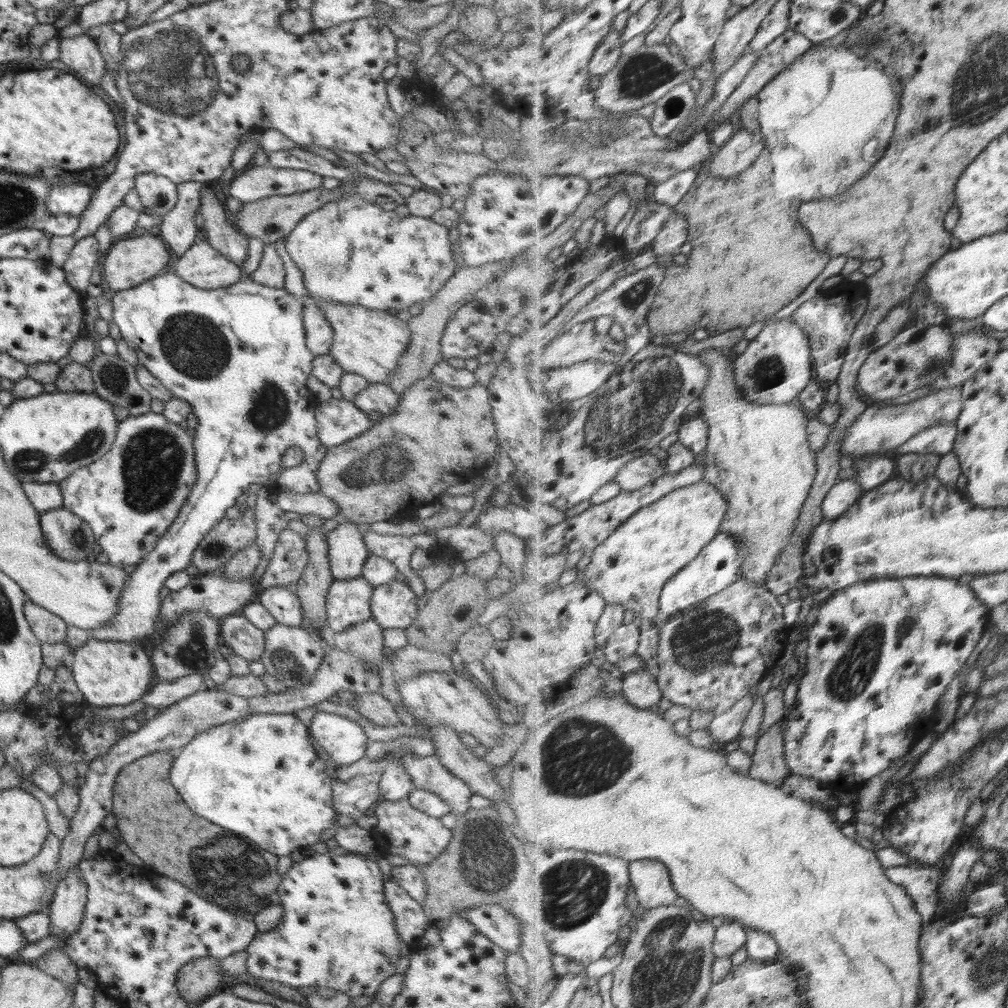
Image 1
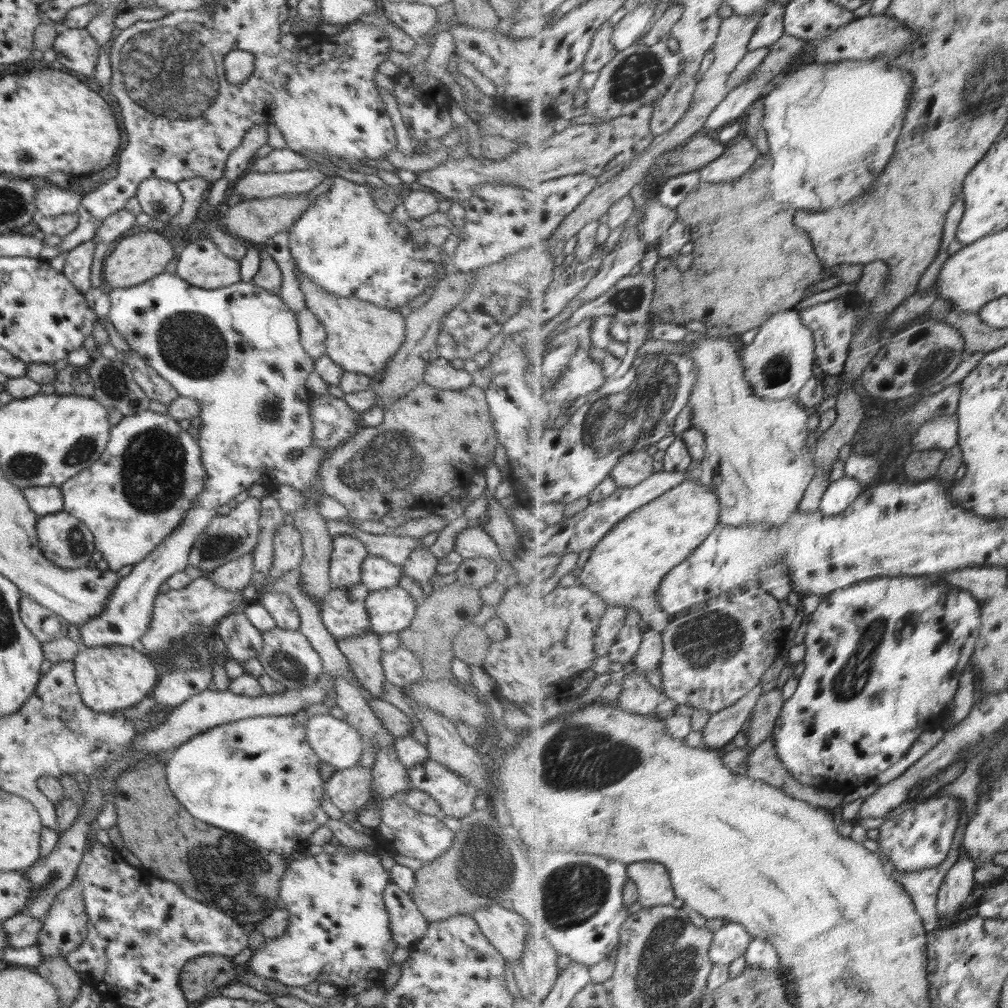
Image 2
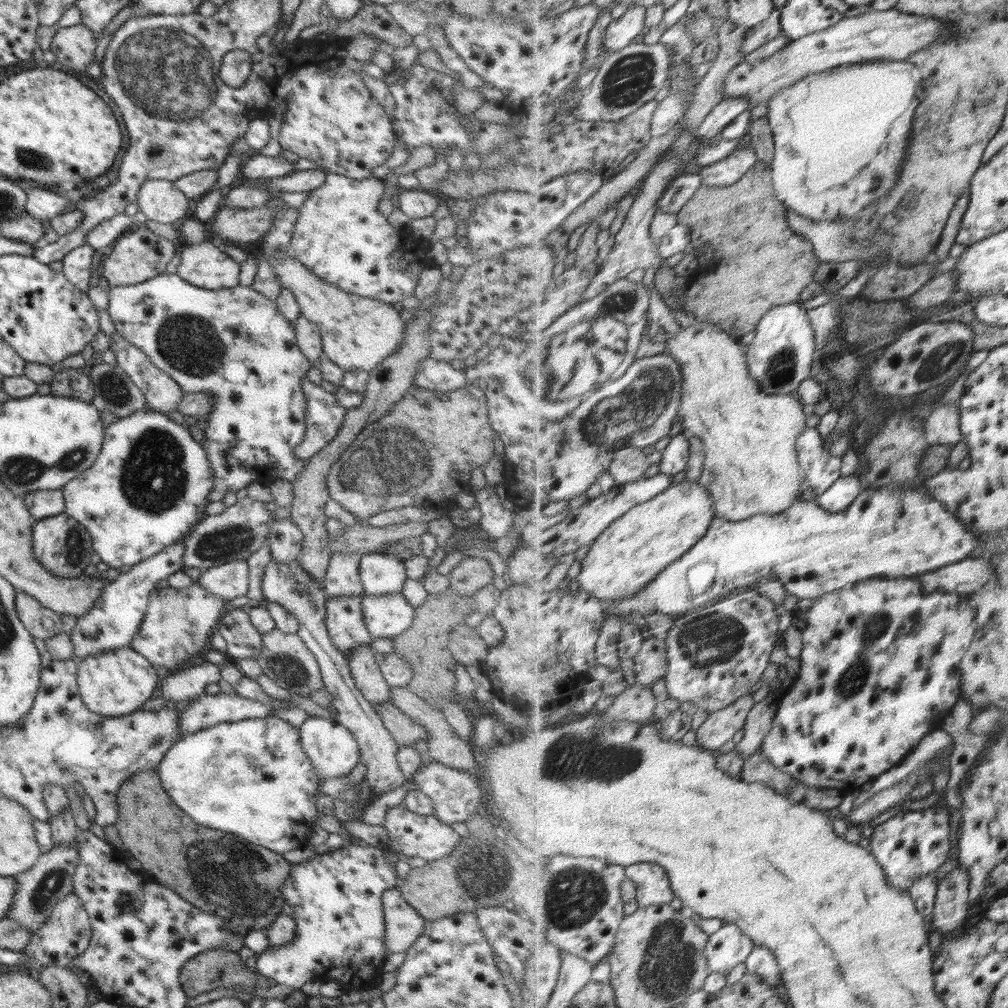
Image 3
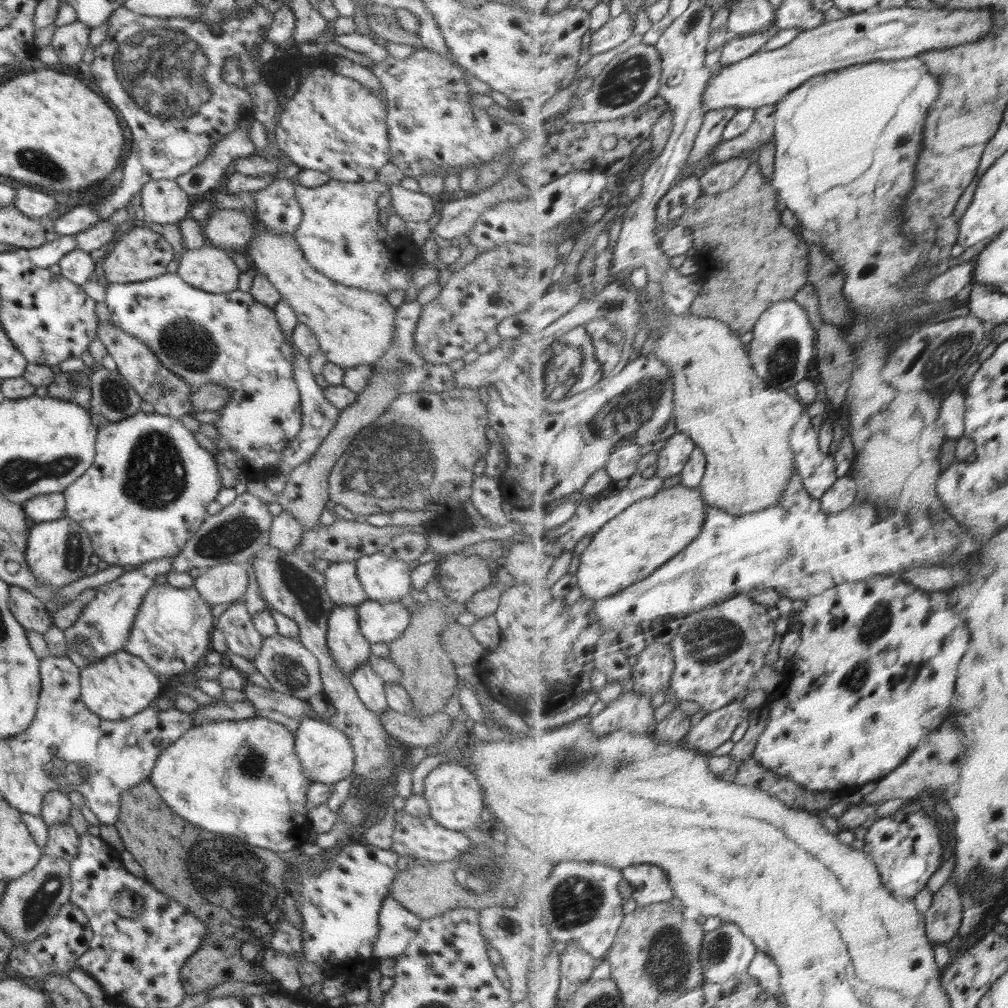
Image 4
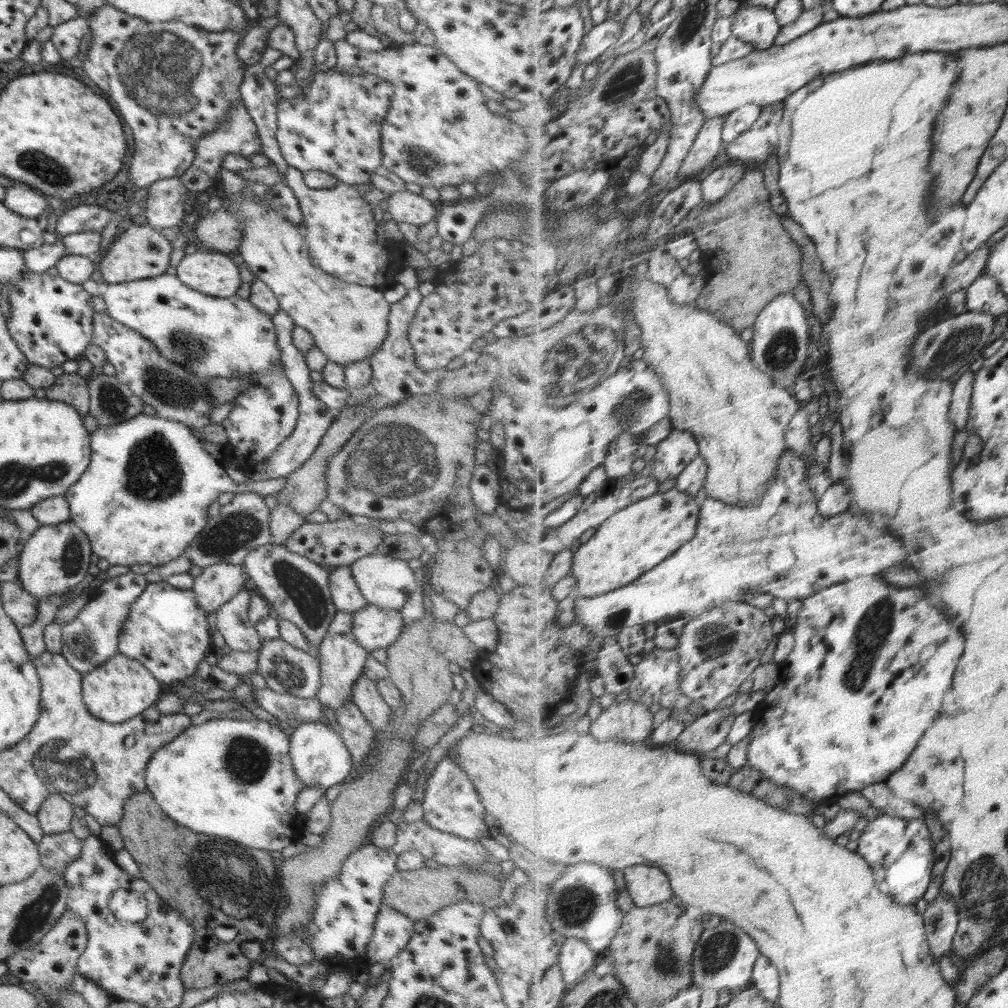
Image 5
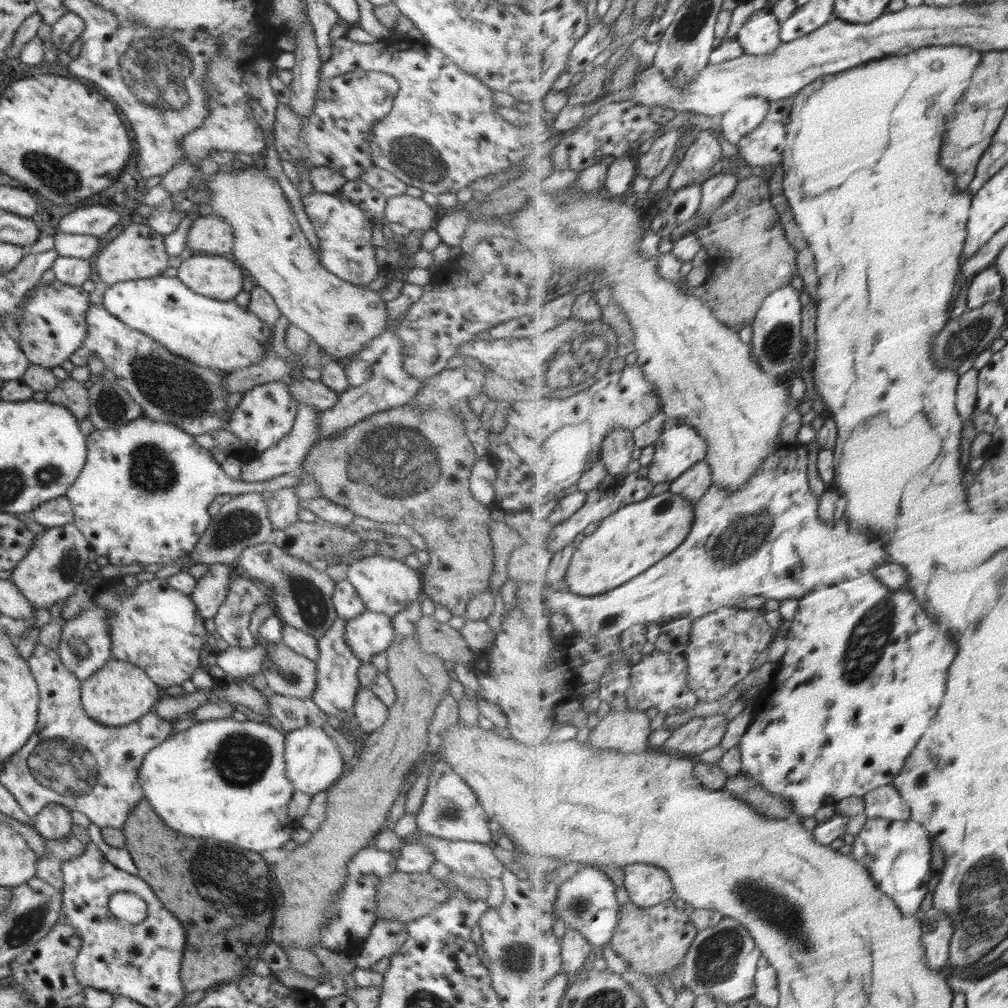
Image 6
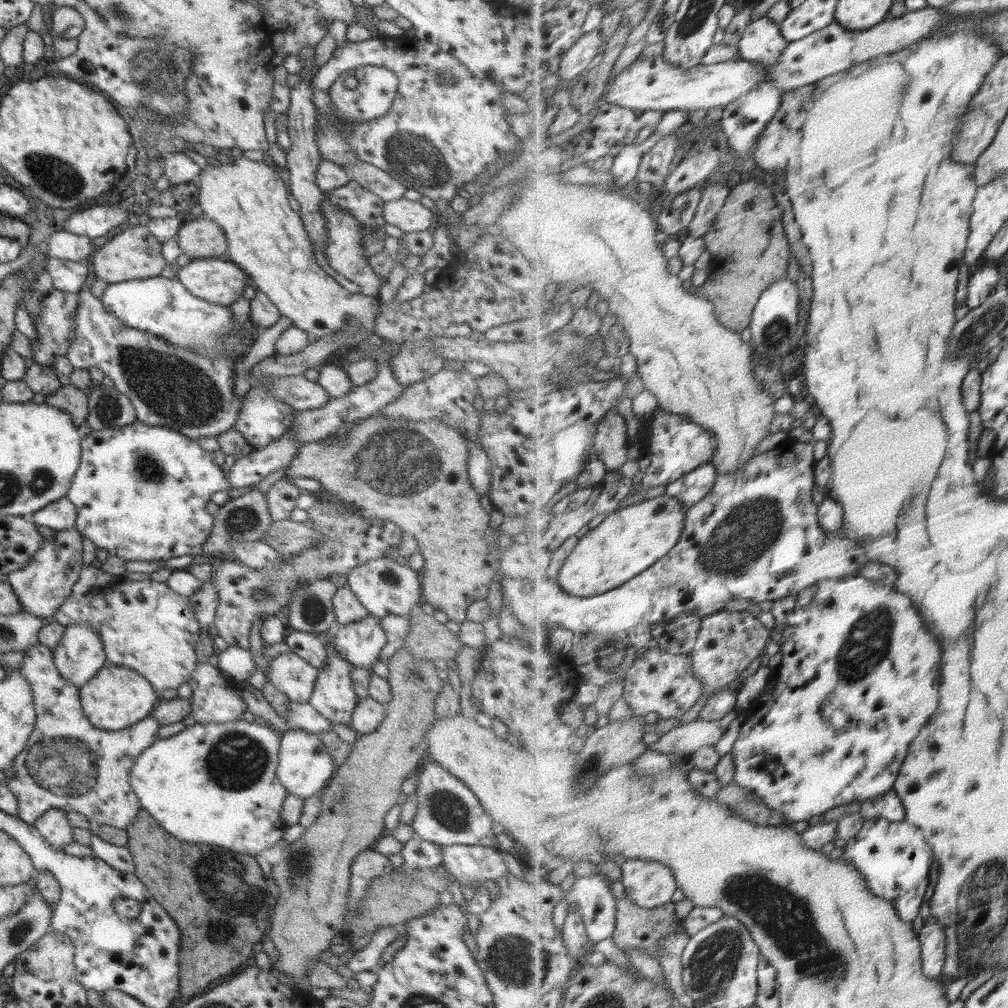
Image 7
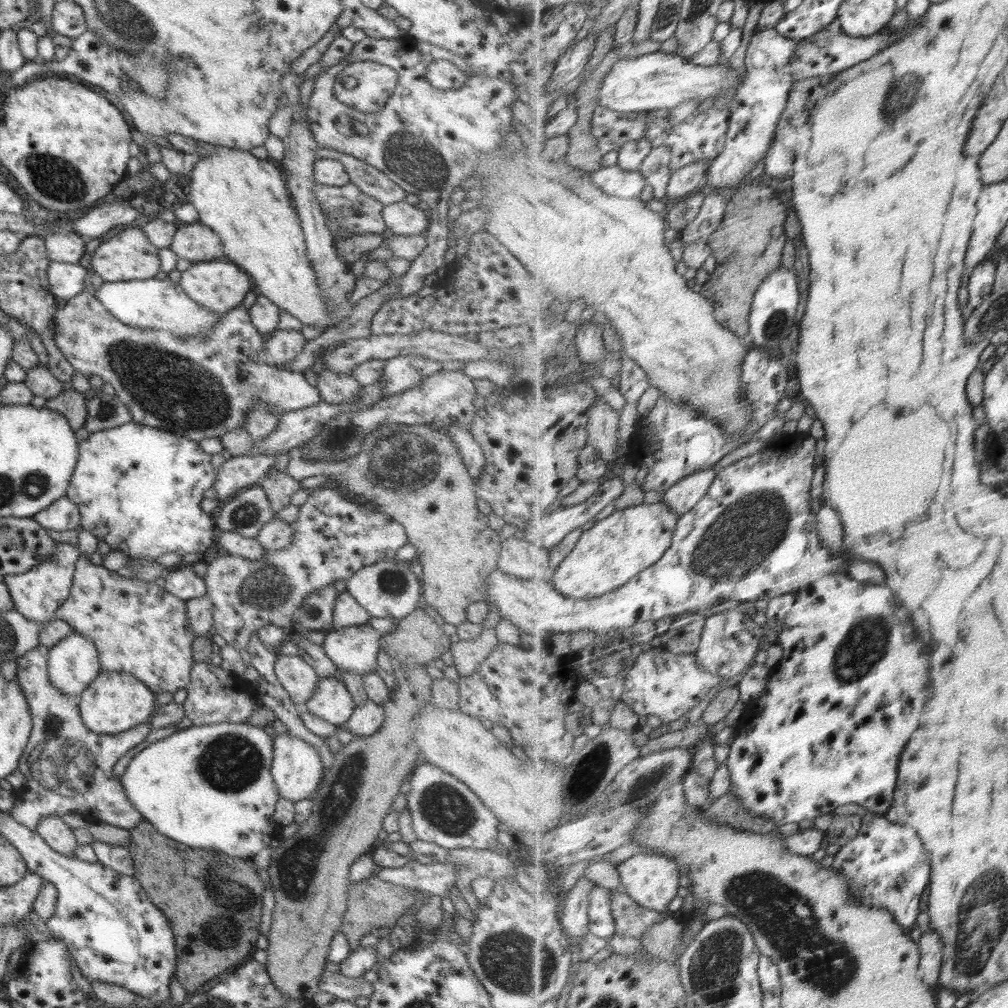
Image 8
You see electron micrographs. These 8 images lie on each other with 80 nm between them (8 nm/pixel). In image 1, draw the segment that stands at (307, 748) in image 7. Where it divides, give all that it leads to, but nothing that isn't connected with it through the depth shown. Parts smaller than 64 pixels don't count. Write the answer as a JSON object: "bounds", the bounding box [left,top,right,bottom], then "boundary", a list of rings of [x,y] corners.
{"bounds":[310,711,367,766],"boundary":[[[316,711],[311,720],[310,737],[324,756],[330,756],[340,766],[349,765],[366,757],[367,737],[358,723],[338,714]]]}

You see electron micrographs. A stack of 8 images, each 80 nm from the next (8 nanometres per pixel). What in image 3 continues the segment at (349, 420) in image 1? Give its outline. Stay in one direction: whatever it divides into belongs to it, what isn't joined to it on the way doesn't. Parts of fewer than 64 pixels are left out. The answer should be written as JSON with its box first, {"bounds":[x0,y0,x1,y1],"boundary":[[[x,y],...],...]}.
{"bounds":[294,376,348,461],"boundary":[[[308,376],[302,379],[302,392],[306,400],[306,433],[303,441],[295,448],[294,456],[307,461],[338,436],[348,409],[336,402],[333,394],[326,392],[321,386],[312,384]]]}

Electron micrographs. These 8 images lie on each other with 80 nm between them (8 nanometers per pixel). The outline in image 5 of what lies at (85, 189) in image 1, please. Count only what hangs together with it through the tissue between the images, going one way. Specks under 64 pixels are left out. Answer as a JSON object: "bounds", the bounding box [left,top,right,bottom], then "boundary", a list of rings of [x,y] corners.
{"bounds":[1,185,49,219],"boundary":[[[13,185],[5,189],[6,196],[1,201],[24,218],[36,219],[49,210],[47,198],[43,193],[32,191],[32,188],[23,185]]]}

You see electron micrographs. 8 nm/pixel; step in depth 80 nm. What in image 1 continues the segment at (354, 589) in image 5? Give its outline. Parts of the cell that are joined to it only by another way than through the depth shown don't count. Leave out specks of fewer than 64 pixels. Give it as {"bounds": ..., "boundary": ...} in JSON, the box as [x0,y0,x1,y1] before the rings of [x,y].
{"bounds":[325,521,370,580],"boundary":[[[354,521],[339,524],[334,530],[325,531],[328,560],[331,573],[336,580],[358,578],[370,554],[363,534]]]}

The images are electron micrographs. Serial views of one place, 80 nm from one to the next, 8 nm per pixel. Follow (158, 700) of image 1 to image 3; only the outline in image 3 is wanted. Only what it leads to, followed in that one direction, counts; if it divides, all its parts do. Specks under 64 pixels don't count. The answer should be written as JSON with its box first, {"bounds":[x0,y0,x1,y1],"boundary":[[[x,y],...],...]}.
{"bounds":[160,660,221,703],"boundary":[[[202,660],[199,663],[192,664],[191,666],[182,668],[176,672],[172,672],[171,675],[161,680],[160,684],[160,694],[161,699],[166,703],[168,700],[171,702],[182,702],[182,700],[191,700],[195,697],[199,697],[205,691],[204,688],[212,682],[218,683],[218,680],[221,679],[220,665],[212,664],[207,660]]]}

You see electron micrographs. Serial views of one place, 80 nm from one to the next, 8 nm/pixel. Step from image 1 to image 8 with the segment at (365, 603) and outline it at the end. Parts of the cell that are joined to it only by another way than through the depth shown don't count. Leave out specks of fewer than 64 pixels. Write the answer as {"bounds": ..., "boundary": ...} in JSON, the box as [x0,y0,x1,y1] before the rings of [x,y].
{"bounds":[303,675,356,727],"boundary":[[[334,675],[330,678],[319,678],[318,686],[303,707],[330,724],[344,727],[356,706],[345,682],[342,682],[342,677]]]}

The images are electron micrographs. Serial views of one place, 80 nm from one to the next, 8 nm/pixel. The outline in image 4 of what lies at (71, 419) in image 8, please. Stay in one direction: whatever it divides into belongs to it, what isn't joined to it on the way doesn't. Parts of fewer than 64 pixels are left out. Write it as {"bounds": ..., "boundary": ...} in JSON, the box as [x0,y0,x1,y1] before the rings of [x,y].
{"bounds":[47,371,90,411],"boundary":[[[61,371],[55,374],[53,382],[47,387],[47,396],[79,404],[85,410],[90,411],[90,386],[89,376],[85,373]]]}

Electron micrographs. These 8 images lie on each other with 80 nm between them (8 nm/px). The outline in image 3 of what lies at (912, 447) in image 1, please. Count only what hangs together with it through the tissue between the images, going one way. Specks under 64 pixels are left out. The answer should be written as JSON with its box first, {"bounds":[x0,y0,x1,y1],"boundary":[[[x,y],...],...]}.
{"bounds":[925,402,962,444],"boundary":[[[962,402],[944,404],[936,408],[927,419],[925,440],[929,444],[952,444],[962,442]]]}

